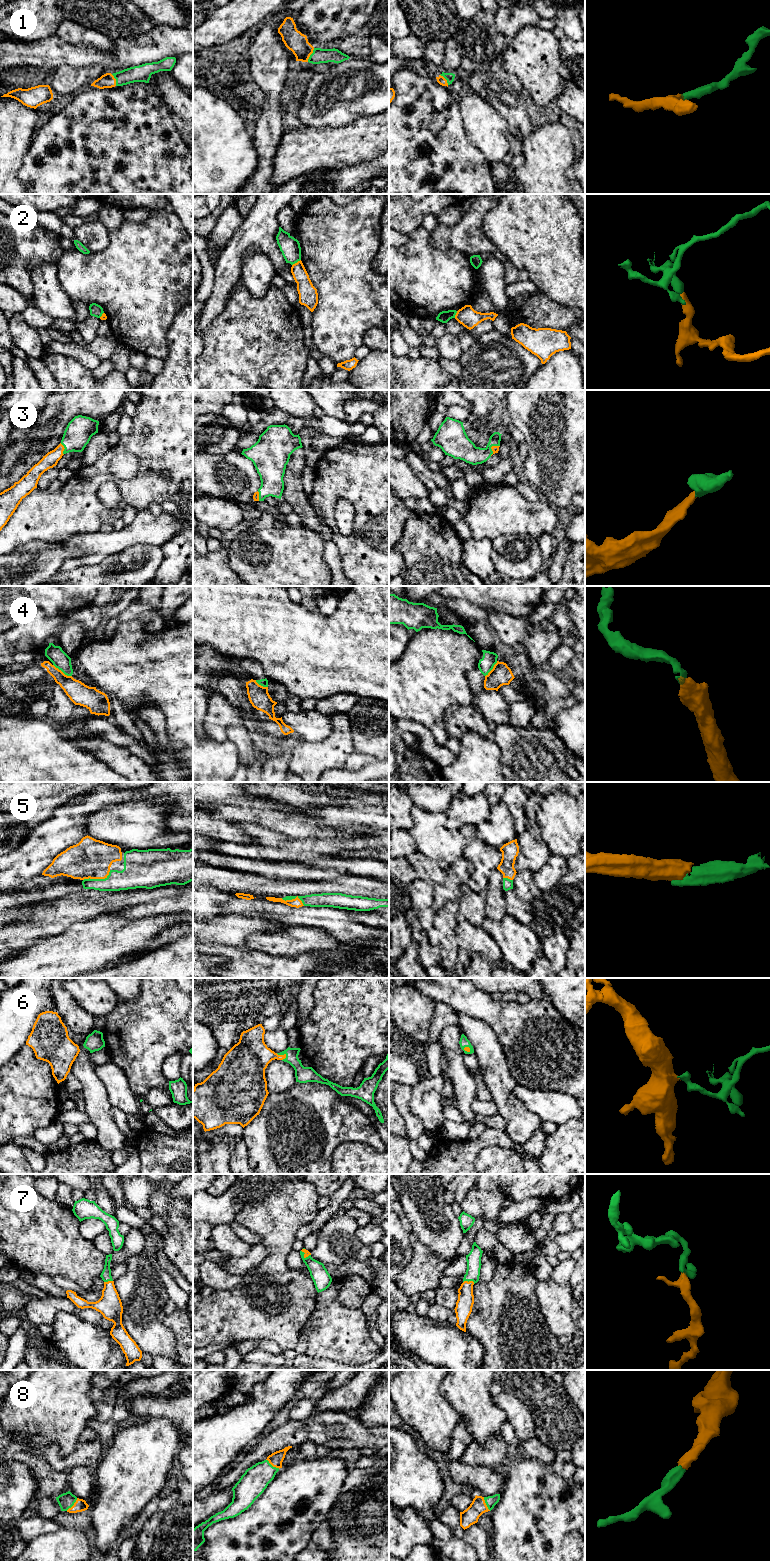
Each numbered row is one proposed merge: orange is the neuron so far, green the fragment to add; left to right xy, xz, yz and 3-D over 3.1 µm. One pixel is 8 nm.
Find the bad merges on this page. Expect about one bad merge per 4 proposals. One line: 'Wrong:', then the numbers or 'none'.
Wrong: 2, 4

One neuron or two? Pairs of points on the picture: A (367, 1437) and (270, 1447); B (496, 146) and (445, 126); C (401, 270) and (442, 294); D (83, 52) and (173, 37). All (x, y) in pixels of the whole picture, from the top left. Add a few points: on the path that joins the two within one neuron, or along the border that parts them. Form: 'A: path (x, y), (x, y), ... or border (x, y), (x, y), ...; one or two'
A: path (343, 1433), (294, 1433); one
B: border (460, 111), (466, 137), (481, 152); two
C: path (411, 274), (432, 284); one
D: path (105, 59), (118, 61), (126, 53), (151, 48); one

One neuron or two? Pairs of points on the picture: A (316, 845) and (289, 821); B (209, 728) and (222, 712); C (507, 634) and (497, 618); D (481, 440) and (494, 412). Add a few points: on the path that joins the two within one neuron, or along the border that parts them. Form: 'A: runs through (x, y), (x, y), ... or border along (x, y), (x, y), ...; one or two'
A: border along (285, 834), (294, 838), (326, 839); two
B: runs through (213, 724), (220, 716); one
C: runs through (507, 630), (501, 622); one
D: runs through (481, 433), (481, 424), (487, 418); one

